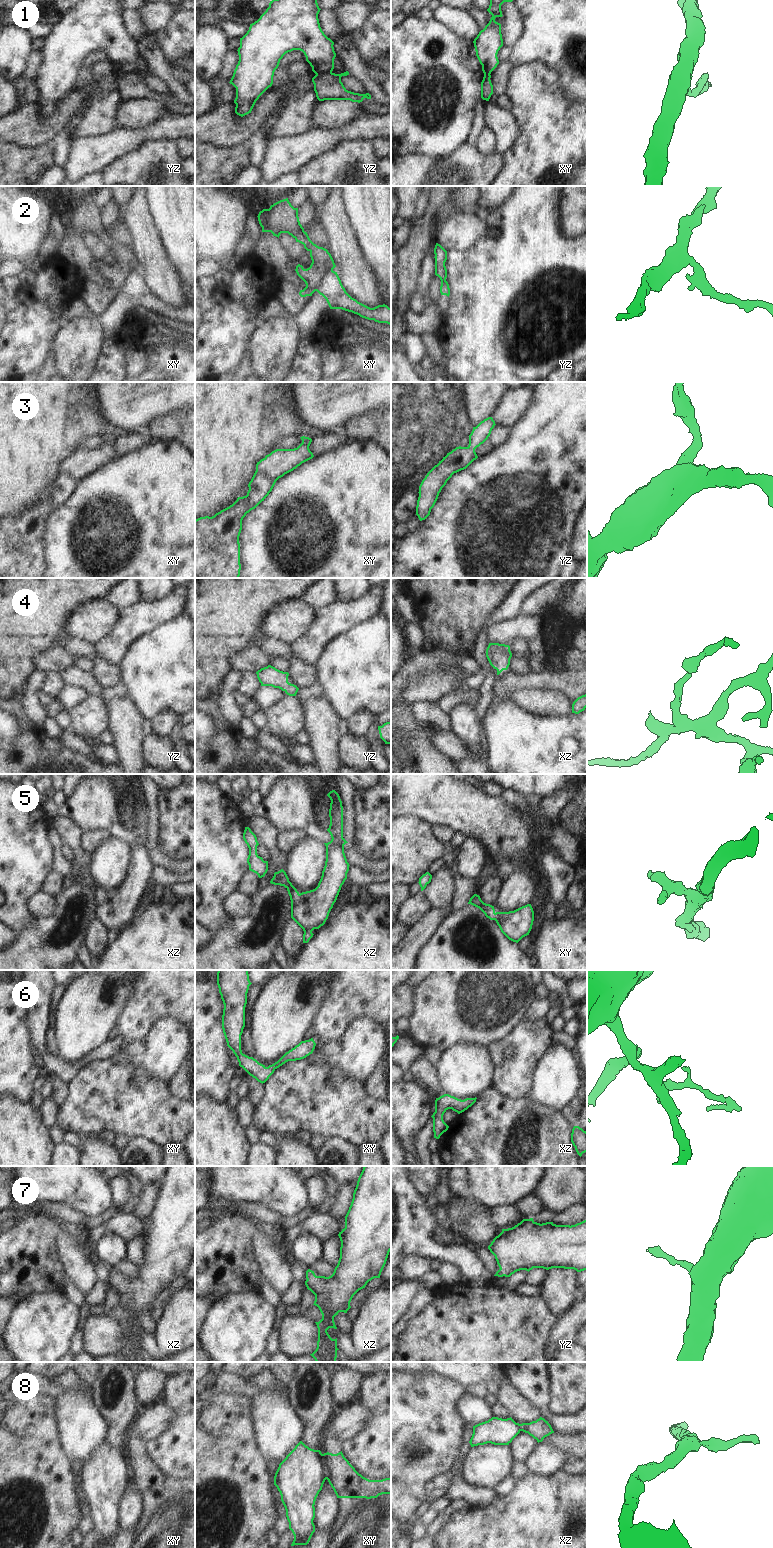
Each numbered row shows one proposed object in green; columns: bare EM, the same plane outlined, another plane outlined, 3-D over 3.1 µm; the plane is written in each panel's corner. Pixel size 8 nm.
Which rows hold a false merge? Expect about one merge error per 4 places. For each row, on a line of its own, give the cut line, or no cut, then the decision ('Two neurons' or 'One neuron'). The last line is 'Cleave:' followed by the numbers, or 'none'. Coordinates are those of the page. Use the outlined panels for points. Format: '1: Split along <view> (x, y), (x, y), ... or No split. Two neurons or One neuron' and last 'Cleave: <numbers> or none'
1: Split along yz (331, 71), (316, 74). Two neurons
2: Split along xy (332, 270), (328, 270), (324, 274), (324, 278), (315, 290). Two neurons
3: No split. One neuron
4: No split. One neuron
5: No split. One neuron
6: No split. One neuron
7: No split. One neuron
8: Split along xy (321, 1453), (324, 1475), (327, 1478). Two neurons
Cleave: 1, 2, 8.

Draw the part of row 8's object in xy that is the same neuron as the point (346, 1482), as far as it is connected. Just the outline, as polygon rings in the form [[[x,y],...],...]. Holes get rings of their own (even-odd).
[[[342,1451],[337,1454],[327,1452],[321,1456],[325,1476],[337,1498],[371,1499],[391,1494],[391,1478],[369,1480],[363,1477],[344,1457]]]

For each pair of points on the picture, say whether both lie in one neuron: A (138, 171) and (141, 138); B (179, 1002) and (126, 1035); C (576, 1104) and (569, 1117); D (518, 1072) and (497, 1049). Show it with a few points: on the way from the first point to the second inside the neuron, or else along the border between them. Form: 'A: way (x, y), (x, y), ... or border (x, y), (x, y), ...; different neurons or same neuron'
A: border (163, 139), (148, 139), (135, 150), (120, 157); different neurons
B: way (166, 1002), (159, 1002), (139, 1022); same neuron
C: way (574, 1107), (570, 1114); same neuron
D: way (511, 1070), (497, 1056); same neuron

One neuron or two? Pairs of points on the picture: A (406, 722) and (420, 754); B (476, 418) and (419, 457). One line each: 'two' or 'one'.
A: one
B: two

